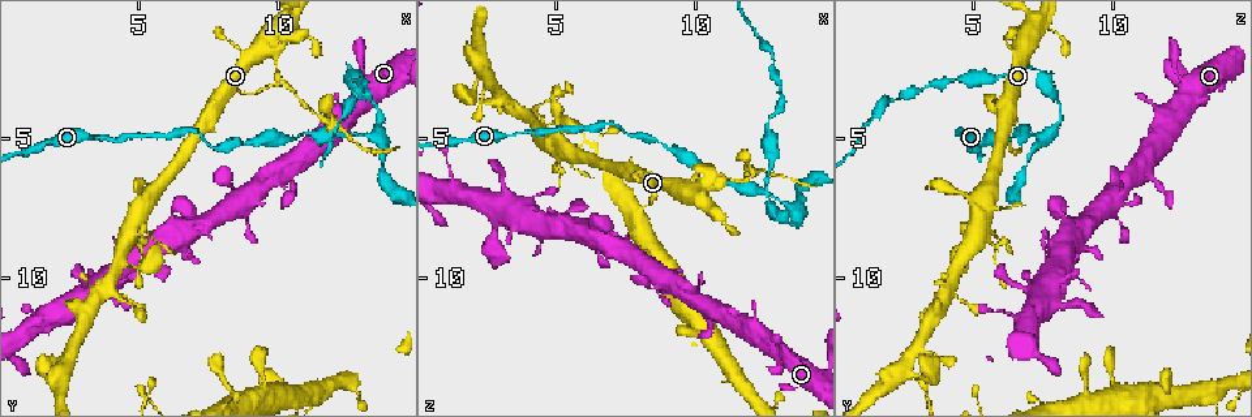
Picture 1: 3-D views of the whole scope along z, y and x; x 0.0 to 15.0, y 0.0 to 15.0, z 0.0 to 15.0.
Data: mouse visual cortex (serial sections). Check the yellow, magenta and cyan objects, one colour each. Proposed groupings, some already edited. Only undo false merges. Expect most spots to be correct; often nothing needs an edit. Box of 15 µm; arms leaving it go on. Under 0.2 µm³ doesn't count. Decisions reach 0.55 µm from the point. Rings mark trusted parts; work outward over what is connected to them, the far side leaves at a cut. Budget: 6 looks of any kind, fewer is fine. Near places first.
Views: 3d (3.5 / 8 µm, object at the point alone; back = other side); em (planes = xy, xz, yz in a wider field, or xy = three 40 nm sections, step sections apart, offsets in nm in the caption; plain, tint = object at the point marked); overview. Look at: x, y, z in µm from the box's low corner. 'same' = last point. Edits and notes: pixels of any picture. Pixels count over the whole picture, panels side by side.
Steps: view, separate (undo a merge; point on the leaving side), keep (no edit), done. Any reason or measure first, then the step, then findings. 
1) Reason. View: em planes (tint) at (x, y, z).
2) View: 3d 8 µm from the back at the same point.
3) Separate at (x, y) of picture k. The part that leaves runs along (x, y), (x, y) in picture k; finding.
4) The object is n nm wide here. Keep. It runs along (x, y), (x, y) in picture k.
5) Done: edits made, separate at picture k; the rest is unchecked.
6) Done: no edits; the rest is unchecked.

Three arms meet. View: 3d 3.5 µm at (13.6, 4.8, 7.6).

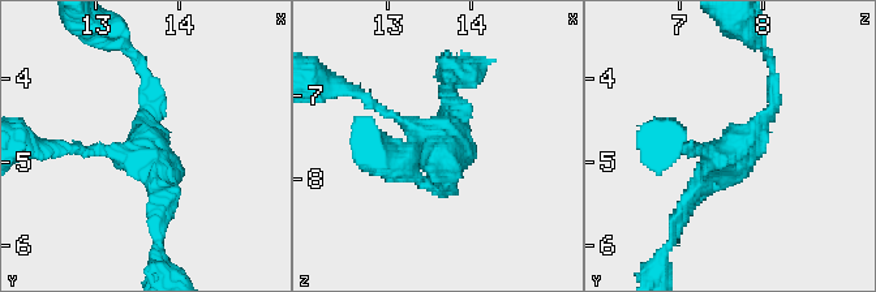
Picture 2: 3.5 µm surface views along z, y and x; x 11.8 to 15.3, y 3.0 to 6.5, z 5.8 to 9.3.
3 arms meet here; the arms are 150, 150, 200 nm wide. View: em xy step 1 (plain) at (13.55, 4.95, 7.55).

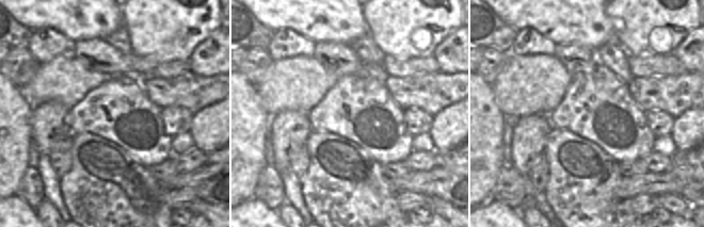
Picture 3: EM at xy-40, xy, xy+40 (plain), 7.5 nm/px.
With the object marked. View: em xy step 1 (tint) at the same point.

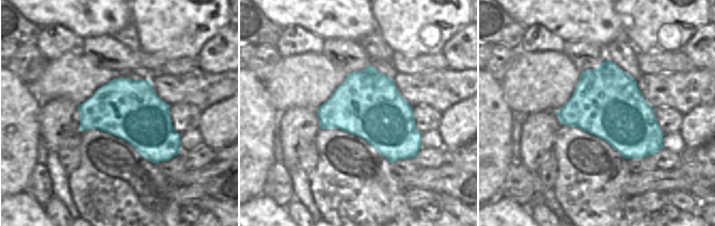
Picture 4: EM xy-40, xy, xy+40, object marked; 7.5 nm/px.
Keep. It runs along (355, 90), (442, 150), (438, 190) in picture 2; all the same cell.

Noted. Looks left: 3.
Narrows sharply. View: 3d 3.5 µm at (12.6, 2.4, 7.2).

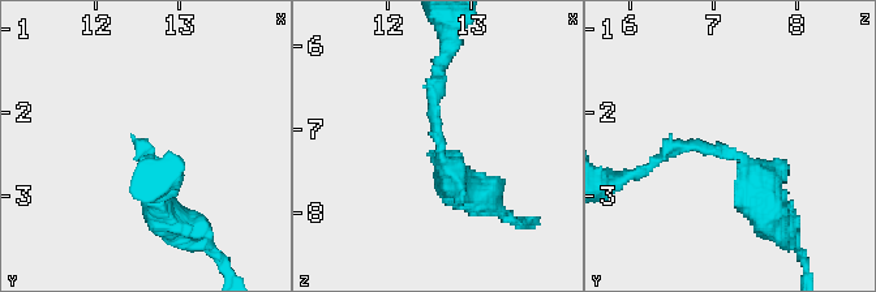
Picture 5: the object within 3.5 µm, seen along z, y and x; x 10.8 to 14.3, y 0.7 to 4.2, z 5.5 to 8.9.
The arms are 150, 400 nm wide; need the tissue. View: em xy step 3 (tint) at (12.65, 2.50, 7.25).

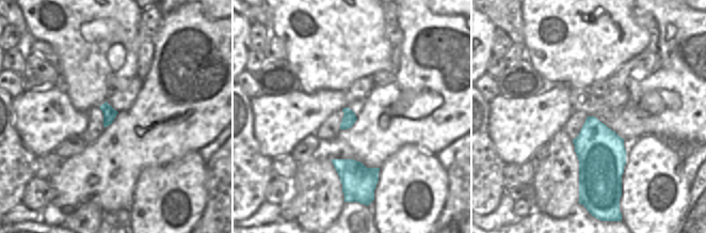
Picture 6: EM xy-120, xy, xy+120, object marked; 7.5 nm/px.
Another direction. View: em planes (tint) at the same point.

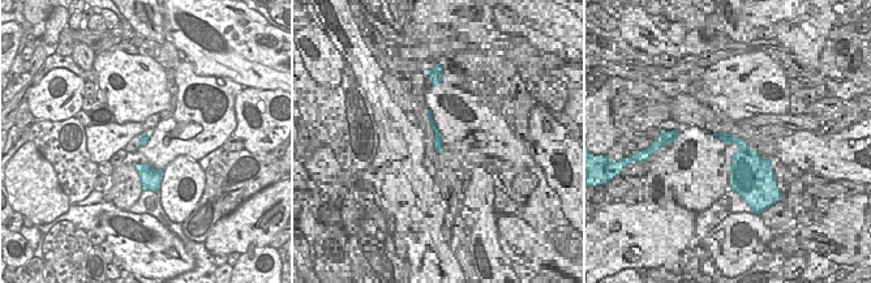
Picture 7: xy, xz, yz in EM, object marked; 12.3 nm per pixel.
Keep. It runs along (778, 223), (741, 155), (691, 144), (657, 159) in picture 5; continuous, no second cell.

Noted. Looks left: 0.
Done: no edits; the rest is unchecked.

